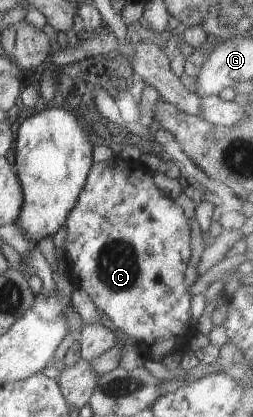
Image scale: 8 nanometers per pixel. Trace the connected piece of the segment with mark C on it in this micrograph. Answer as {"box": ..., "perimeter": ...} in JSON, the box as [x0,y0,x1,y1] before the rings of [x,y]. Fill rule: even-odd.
{"box":[63,155,199,362],"perimeter":[[[114,155],[109,161],[103,161],[103,163],[94,163],[93,167],[91,167],[91,171],[89,171],[87,183],[85,183],[73,210],[67,217],[67,237],[65,237],[63,249],[66,252],[64,264],[67,267],[67,274],[72,278],[76,287],[83,289],[83,291],[89,295],[91,301],[95,303],[95,307],[111,319],[116,330],[123,331],[125,335],[133,337],[137,344],[141,341],[141,343],[149,345],[151,351],[153,351],[151,360],[162,362],[167,355],[188,348],[190,341],[197,338],[199,332],[195,325],[189,323],[189,308],[193,295],[191,295],[184,282],[185,272],[191,259],[190,221],[187,220],[183,209],[181,209],[173,199],[165,197],[165,195],[155,187],[153,177],[154,172],[143,167],[139,161],[127,159],[122,155]]]}

